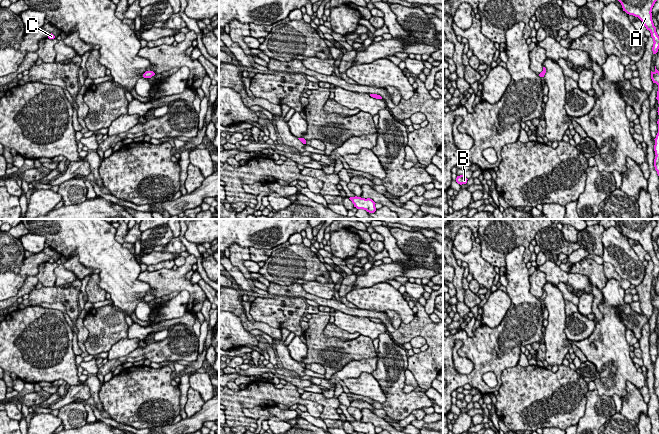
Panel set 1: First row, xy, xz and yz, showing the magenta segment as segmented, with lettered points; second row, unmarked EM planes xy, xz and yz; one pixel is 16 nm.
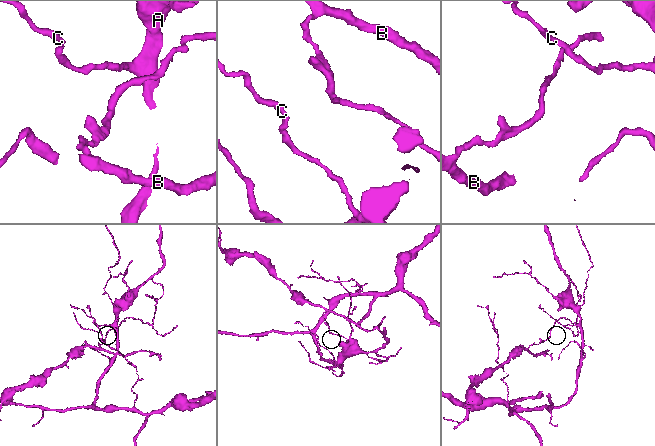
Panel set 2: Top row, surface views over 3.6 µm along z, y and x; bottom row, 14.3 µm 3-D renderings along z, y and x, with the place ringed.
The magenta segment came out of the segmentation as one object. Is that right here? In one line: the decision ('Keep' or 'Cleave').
Cleave

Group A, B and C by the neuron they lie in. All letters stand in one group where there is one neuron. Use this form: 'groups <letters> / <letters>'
groups A C / B

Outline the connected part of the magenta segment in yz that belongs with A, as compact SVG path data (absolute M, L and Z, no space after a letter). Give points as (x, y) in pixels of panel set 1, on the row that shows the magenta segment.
M618 0L625 11L629 15L638 17L647 30L650 31L651 37L653 38L653 54L656 54L659 49L659 36L656 32L652 20L652 8L657 0Z

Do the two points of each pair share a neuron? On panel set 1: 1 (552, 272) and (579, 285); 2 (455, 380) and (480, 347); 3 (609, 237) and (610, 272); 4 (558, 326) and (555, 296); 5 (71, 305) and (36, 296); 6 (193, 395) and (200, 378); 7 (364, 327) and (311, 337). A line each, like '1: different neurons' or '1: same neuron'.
1: same neuron
2: same neuron
3: different neurons
4: same neuron
5: same neuron
6: different neurons
7: different neurons

